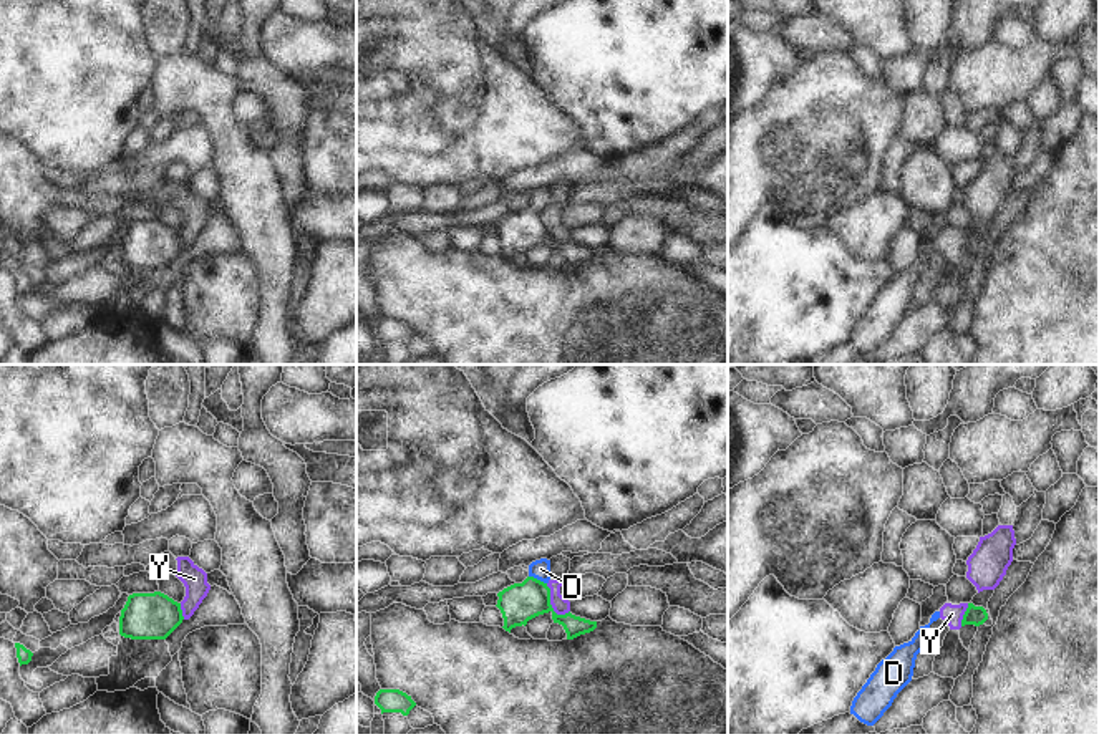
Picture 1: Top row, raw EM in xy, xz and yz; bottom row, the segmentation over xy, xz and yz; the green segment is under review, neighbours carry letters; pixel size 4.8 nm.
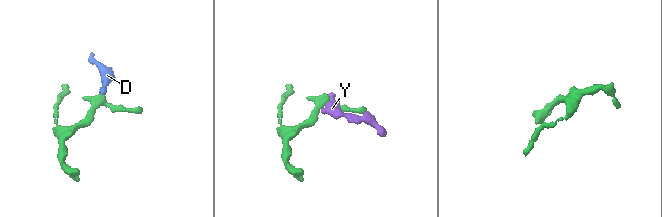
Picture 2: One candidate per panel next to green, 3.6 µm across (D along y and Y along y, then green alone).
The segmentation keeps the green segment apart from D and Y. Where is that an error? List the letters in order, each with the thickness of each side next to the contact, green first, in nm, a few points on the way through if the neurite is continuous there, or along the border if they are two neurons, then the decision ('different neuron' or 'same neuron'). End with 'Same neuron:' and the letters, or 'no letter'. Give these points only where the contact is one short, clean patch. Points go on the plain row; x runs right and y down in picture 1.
D: calibres 190 and 100 nm; way xz (521, 231), (534, 217), (536, 207), (541, 197); same neuron
Y: calibres 190 and 80 nm; border xz (546, 212), (551, 222), (551, 236), (557, 242), (567, 242); different neuron
Same neuron: D

